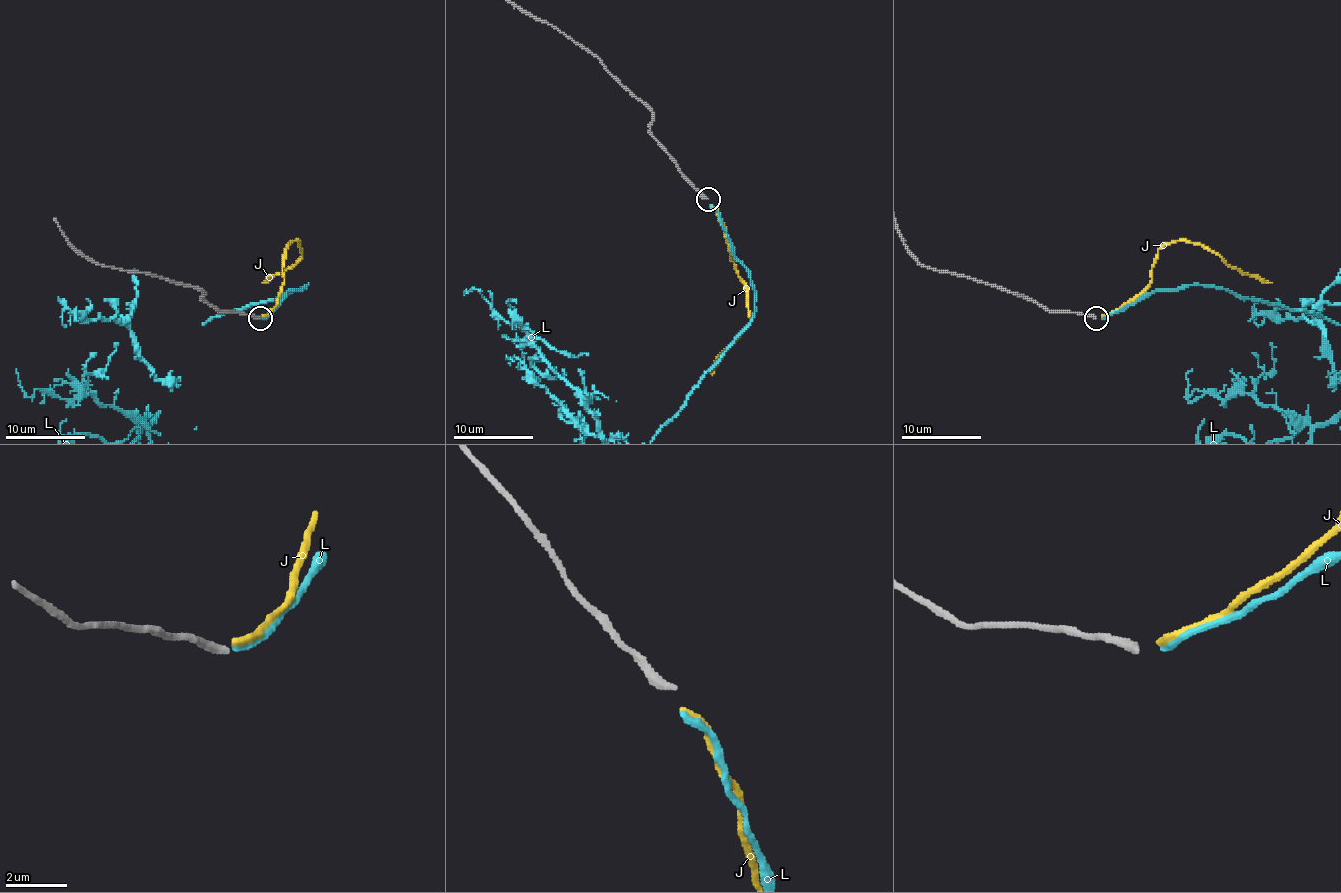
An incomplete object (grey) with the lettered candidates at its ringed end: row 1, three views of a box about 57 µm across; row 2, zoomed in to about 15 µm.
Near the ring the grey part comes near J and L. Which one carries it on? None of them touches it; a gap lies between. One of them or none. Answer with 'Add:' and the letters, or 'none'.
Add: none

